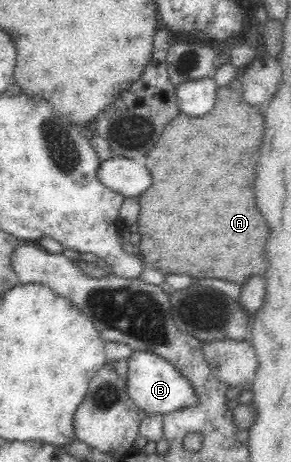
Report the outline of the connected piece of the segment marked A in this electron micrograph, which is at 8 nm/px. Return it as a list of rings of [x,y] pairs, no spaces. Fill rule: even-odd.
[[[236,80],[225,86],[220,86],[216,89],[216,102],[214,102],[214,108],[206,114],[206,132],[204,130],[196,130],[200,124],[194,124],[190,122],[190,116],[184,115],[180,112],[179,116],[173,118],[172,121],[168,121],[163,128],[163,133],[156,141],[156,144],[146,153],[146,166],[152,174],[152,186],[138,197],[140,205],[139,217],[136,222],[136,232],[141,236],[141,243],[138,248],[139,254],[144,257],[144,260],[148,262],[149,266],[162,270],[164,274],[188,274],[192,278],[220,278],[220,280],[228,280],[228,282],[244,282],[250,274],[262,274],[264,268],[268,266],[266,264],[266,252],[264,252],[264,244],[268,240],[268,226],[266,226],[266,220],[264,216],[260,214],[258,206],[256,206],[256,200],[254,200],[254,178],[256,178],[256,162],[258,162],[258,150],[260,150],[260,144],[262,144],[262,138],[264,138],[264,118],[262,118],[262,112],[260,108],[254,108],[254,106],[246,106],[242,102],[243,84],[241,80]],[[164,142],[182,142],[186,146],[186,142],[192,142],[190,146],[192,148],[170,148],[170,146],[176,146],[176,144],[168,144],[164,146]]]

